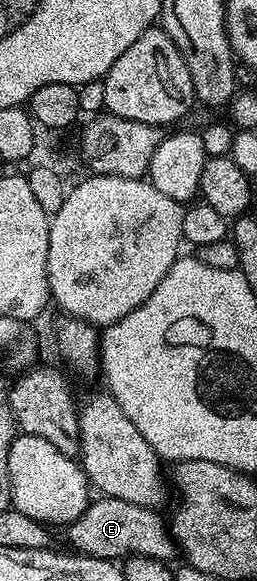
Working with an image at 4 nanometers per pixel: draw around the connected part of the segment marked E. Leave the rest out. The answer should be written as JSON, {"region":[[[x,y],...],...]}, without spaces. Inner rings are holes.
{"region":[[[97,497],[76,521],[68,524],[69,543],[74,552],[90,555],[96,559],[124,560],[128,556],[145,556],[151,559],[169,561],[179,548],[171,534],[166,520],[157,516],[151,507],[131,505],[131,501]]]}

